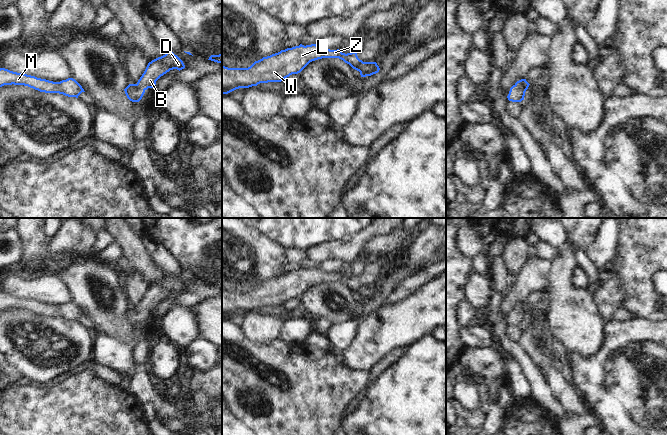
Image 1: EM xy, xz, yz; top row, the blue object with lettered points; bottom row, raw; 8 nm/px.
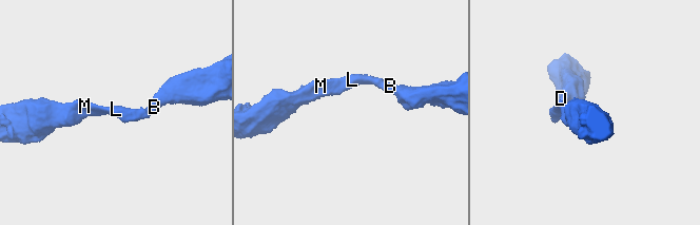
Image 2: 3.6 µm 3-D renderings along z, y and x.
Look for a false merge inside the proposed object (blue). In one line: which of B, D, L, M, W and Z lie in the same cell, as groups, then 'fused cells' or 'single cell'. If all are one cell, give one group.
groups B D L M W Z; single cell

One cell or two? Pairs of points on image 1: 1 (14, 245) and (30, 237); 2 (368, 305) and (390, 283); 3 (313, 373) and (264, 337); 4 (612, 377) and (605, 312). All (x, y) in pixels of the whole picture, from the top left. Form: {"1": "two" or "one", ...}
{"1": "two", "2": "one", "3": "two", "4": "two"}

